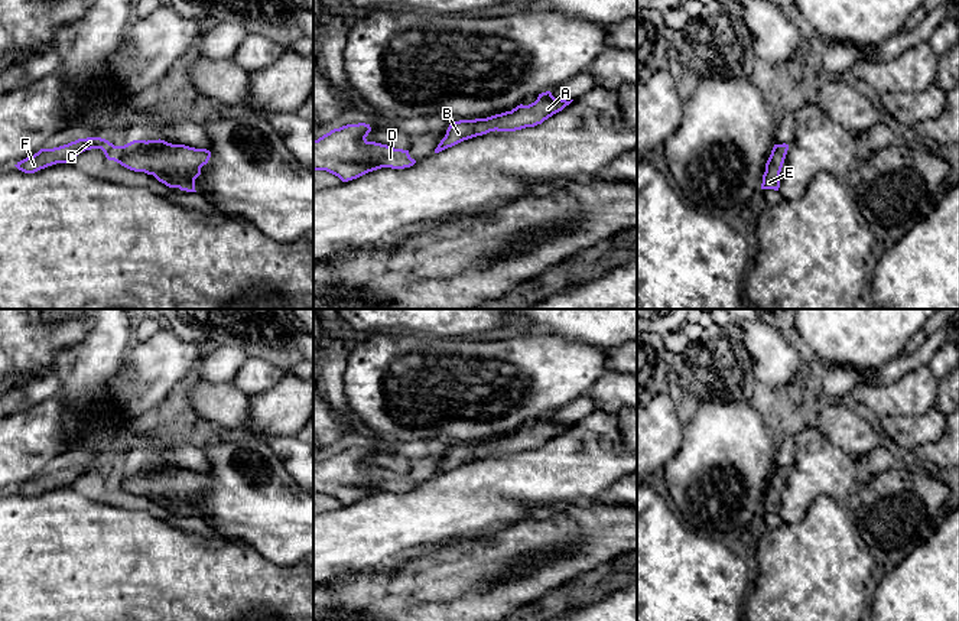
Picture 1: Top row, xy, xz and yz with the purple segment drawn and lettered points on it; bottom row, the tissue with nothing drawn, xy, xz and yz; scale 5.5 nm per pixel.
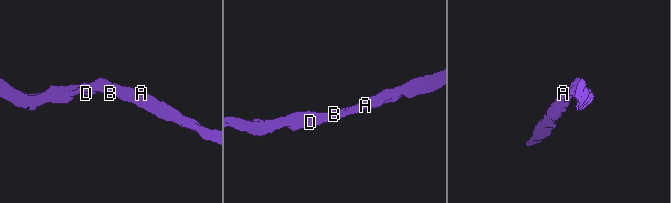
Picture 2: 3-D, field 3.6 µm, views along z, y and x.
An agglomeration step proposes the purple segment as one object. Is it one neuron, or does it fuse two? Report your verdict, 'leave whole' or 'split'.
leave whole

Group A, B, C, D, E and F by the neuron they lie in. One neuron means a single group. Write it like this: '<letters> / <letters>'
A B C D E F

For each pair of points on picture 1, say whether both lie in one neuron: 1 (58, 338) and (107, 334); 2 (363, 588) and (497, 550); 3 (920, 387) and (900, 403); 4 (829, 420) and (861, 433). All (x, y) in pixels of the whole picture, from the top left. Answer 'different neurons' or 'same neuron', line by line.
1: different neurons
2: same neuron
3: same neuron
4: same neuron

